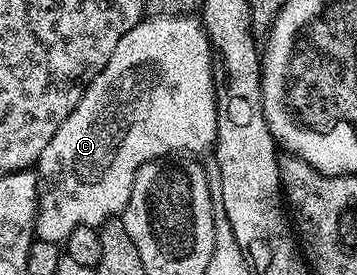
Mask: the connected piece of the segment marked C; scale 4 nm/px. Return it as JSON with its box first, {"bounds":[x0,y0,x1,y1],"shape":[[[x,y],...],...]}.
{"bounds":[35,16,217,243],"shape":[[[151,16],[146,20],[140,20],[132,30],[125,32],[121,40],[117,40],[117,48],[113,48],[113,56],[109,56],[109,64],[96,78],[87,86],[87,91],[81,96],[77,108],[53,132],[53,140],[45,144],[45,152],[41,152],[37,163],[37,173],[39,176],[39,211],[35,216],[35,237],[50,242],[66,243],[69,232],[73,228],[82,226],[94,226],[99,228],[111,219],[118,219],[123,210],[129,204],[129,192],[133,188],[133,180],[137,172],[145,164],[170,159],[172,156],[199,156],[206,155],[215,145],[217,136],[217,104],[215,103],[215,73],[211,53],[211,42],[207,38],[207,32],[203,29],[203,23],[195,16],[180,16],[178,18],[168,18],[166,16]]]}

